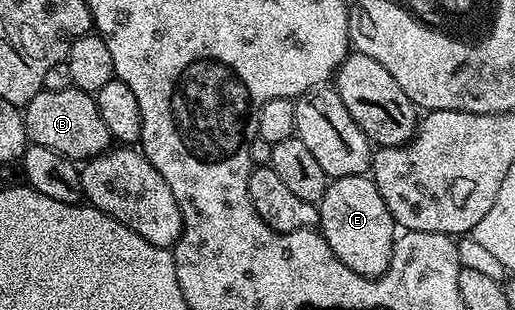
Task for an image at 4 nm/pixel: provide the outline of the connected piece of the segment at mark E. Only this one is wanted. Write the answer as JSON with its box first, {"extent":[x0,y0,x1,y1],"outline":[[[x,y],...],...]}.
{"extent":[319,175,395,276],"outline":[[[368,175],[339,176],[330,179],[319,205],[321,223],[319,231],[327,246],[355,274],[360,276],[382,276],[391,262],[395,225],[383,202],[383,194]]]}

